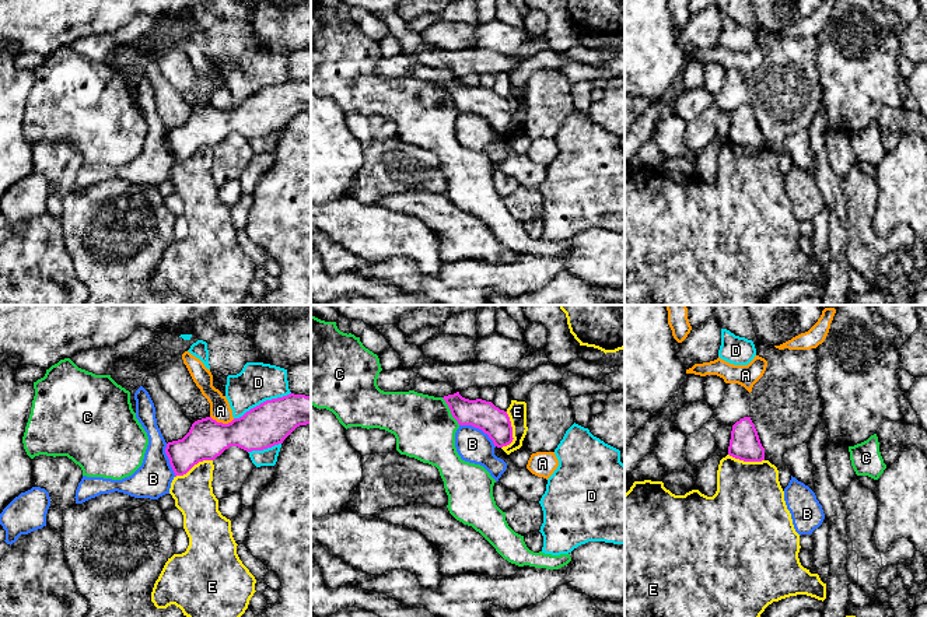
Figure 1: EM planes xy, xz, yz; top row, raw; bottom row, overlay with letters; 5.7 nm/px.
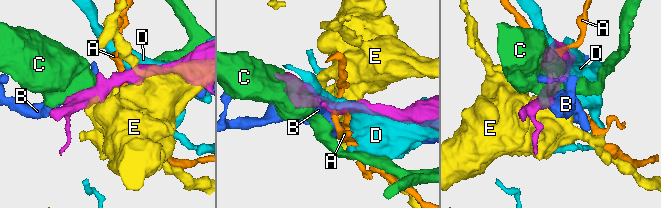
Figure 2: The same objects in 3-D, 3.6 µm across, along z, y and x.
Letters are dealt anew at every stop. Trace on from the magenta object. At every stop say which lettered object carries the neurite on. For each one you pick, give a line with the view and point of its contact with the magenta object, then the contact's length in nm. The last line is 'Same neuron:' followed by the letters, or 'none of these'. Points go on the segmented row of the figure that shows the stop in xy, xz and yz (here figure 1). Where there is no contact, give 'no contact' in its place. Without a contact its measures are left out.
Same neuron: none of these

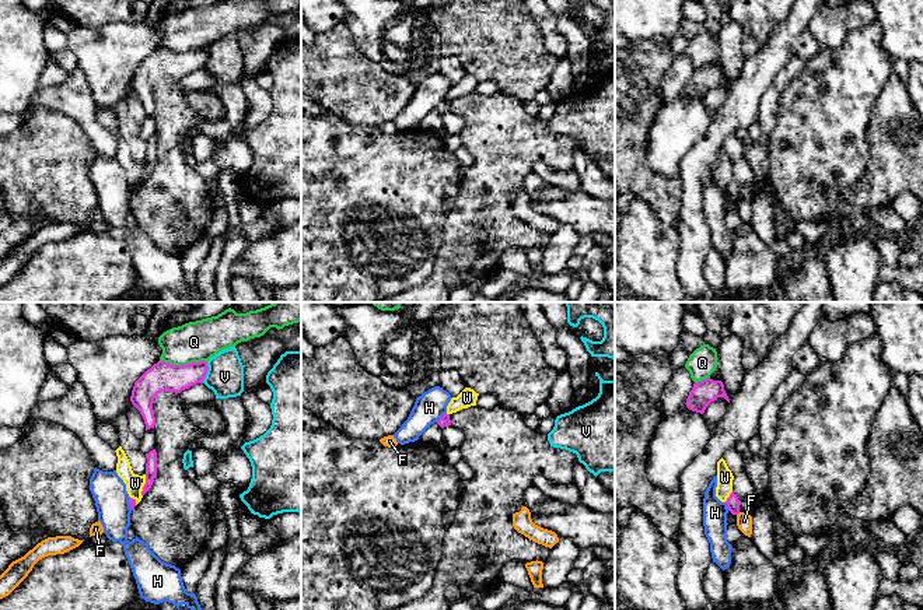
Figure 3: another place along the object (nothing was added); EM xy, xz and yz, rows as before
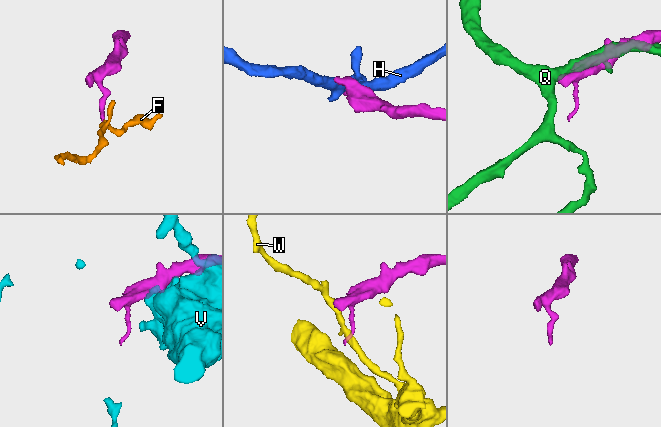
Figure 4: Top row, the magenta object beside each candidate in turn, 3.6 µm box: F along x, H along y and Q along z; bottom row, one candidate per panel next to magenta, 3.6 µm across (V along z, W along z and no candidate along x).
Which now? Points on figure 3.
Same neuron: none of these

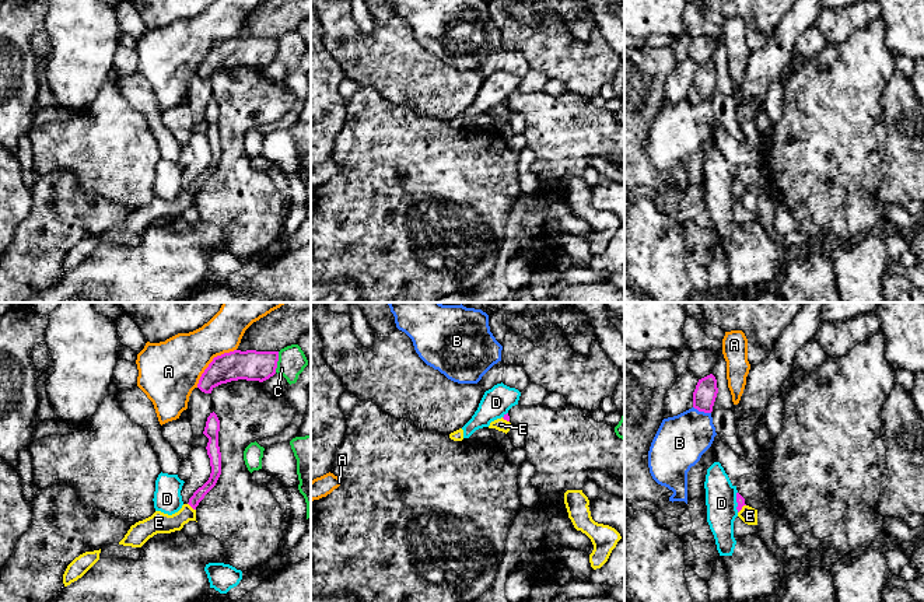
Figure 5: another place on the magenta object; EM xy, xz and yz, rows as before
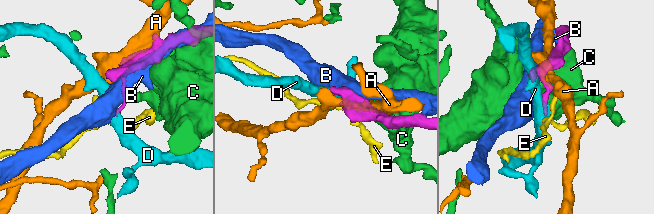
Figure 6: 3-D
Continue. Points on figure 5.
Same neuron: none of these

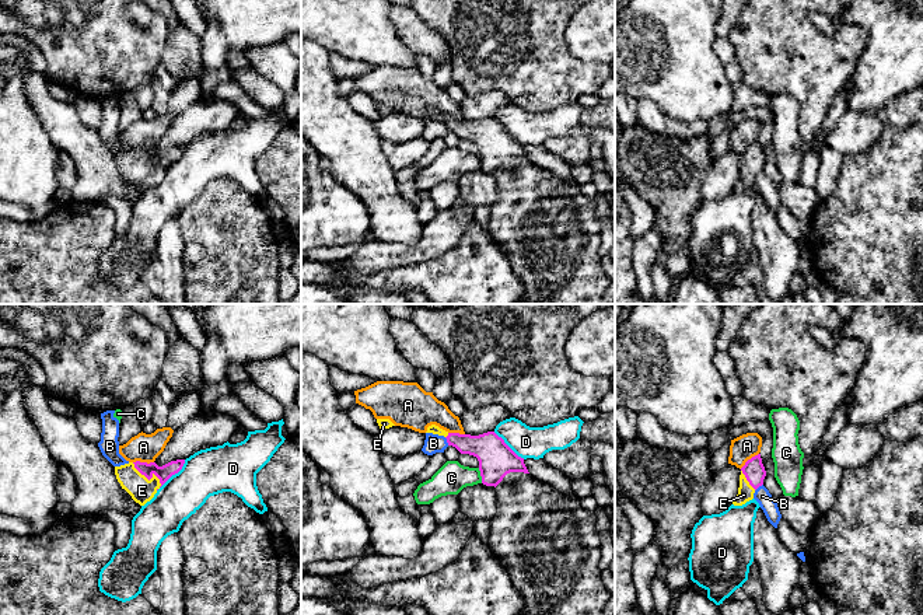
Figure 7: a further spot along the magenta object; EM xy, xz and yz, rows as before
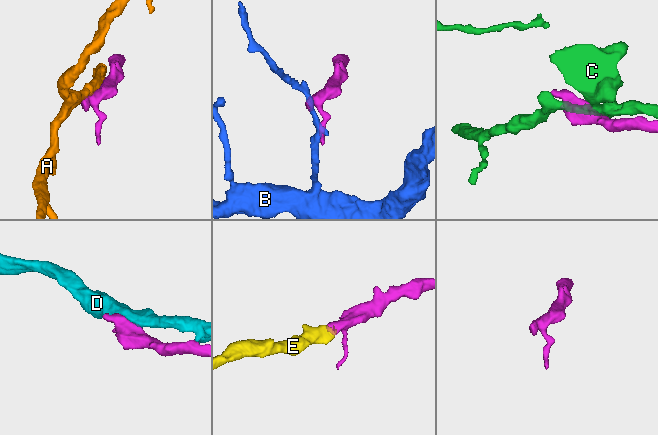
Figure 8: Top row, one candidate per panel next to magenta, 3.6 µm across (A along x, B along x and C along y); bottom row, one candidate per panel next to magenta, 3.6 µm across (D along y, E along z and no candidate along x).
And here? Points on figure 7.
E: contact xy (147, 478); length 220 nm
Same neuron: E

